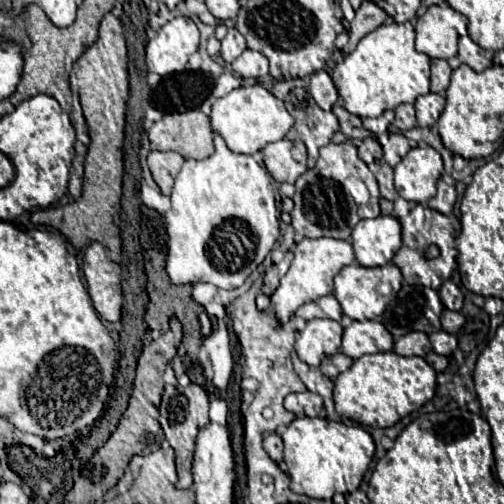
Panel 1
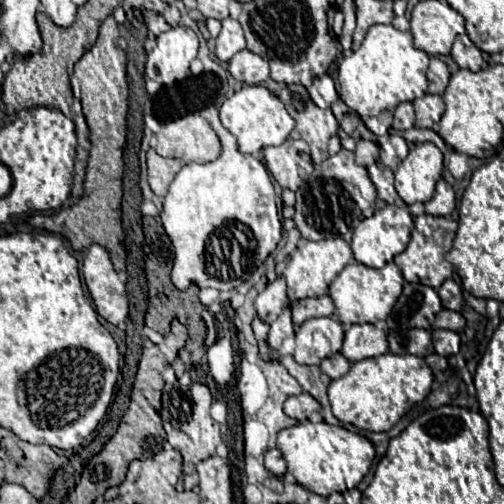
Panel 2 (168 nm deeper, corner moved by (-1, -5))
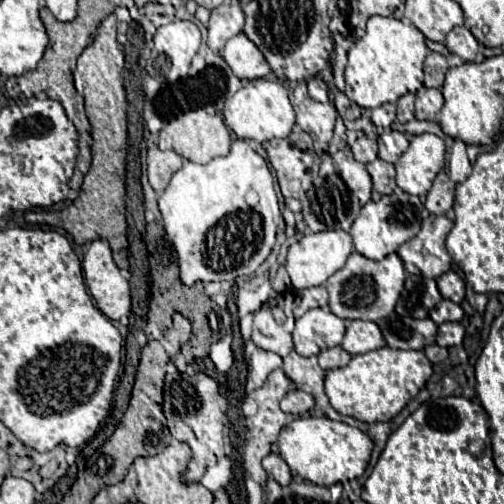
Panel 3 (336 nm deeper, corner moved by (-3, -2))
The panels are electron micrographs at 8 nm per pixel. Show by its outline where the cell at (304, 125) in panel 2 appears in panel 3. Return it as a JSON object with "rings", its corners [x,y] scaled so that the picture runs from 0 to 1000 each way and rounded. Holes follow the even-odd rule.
{"rings":[[[597,163],[577,183],[577,206],[589,222],[589,246],[621,274],[629,306],[645,306],[653,294],[653,278],[661,270],[665,238],[669,238],[669,218],[661,204],[625,202],[609,187],[605,163]]]}

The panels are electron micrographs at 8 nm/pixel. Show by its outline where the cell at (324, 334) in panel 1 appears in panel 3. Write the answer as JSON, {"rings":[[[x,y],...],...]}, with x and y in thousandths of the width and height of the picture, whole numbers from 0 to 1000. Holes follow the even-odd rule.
{"rings":[[[621,611],[617,619],[601,623],[585,639],[585,655],[581,655],[585,698],[593,698],[593,706],[633,702],[633,687],[625,679],[629,663],[641,667],[645,687],[653,687],[653,690],[673,687],[685,667],[685,639],[653,615]]]}

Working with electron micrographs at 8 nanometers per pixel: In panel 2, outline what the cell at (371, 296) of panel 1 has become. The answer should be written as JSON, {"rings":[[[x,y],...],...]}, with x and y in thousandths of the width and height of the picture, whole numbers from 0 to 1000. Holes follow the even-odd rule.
{"rings":[[[776,518],[760,534],[740,534],[720,522],[692,522],[653,565],[653,585],[665,601],[665,621],[677,641],[748,641],[760,637],[772,617],[780,613],[780,601],[796,585],[800,546],[792,530]]]}

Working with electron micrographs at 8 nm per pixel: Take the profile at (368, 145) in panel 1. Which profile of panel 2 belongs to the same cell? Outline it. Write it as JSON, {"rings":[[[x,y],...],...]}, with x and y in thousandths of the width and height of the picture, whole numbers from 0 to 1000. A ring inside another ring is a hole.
{"rings":[[[712,280],[708,296],[704,296],[704,323],[732,331],[740,323],[752,319],[752,290],[740,280]]]}

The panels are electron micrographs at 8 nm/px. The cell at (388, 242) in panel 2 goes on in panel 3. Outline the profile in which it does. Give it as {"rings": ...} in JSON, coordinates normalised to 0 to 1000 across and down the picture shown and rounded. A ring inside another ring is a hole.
{"rings":[[[784,377],[772,389],[760,389],[752,401],[728,401],[716,413],[716,425],[708,429],[704,444],[696,448],[696,472],[704,484],[704,496],[720,504],[732,516],[760,516],[768,504],[788,500],[788,492],[823,472],[835,448],[835,401],[827,389],[804,385],[800,377]]]}

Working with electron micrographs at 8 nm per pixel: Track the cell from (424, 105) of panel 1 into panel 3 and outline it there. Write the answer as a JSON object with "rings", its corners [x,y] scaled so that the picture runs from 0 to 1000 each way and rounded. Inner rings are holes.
{"rings":[[[837,173],[825,185],[823,234],[827,238],[863,238],[881,208],[873,177]]]}

